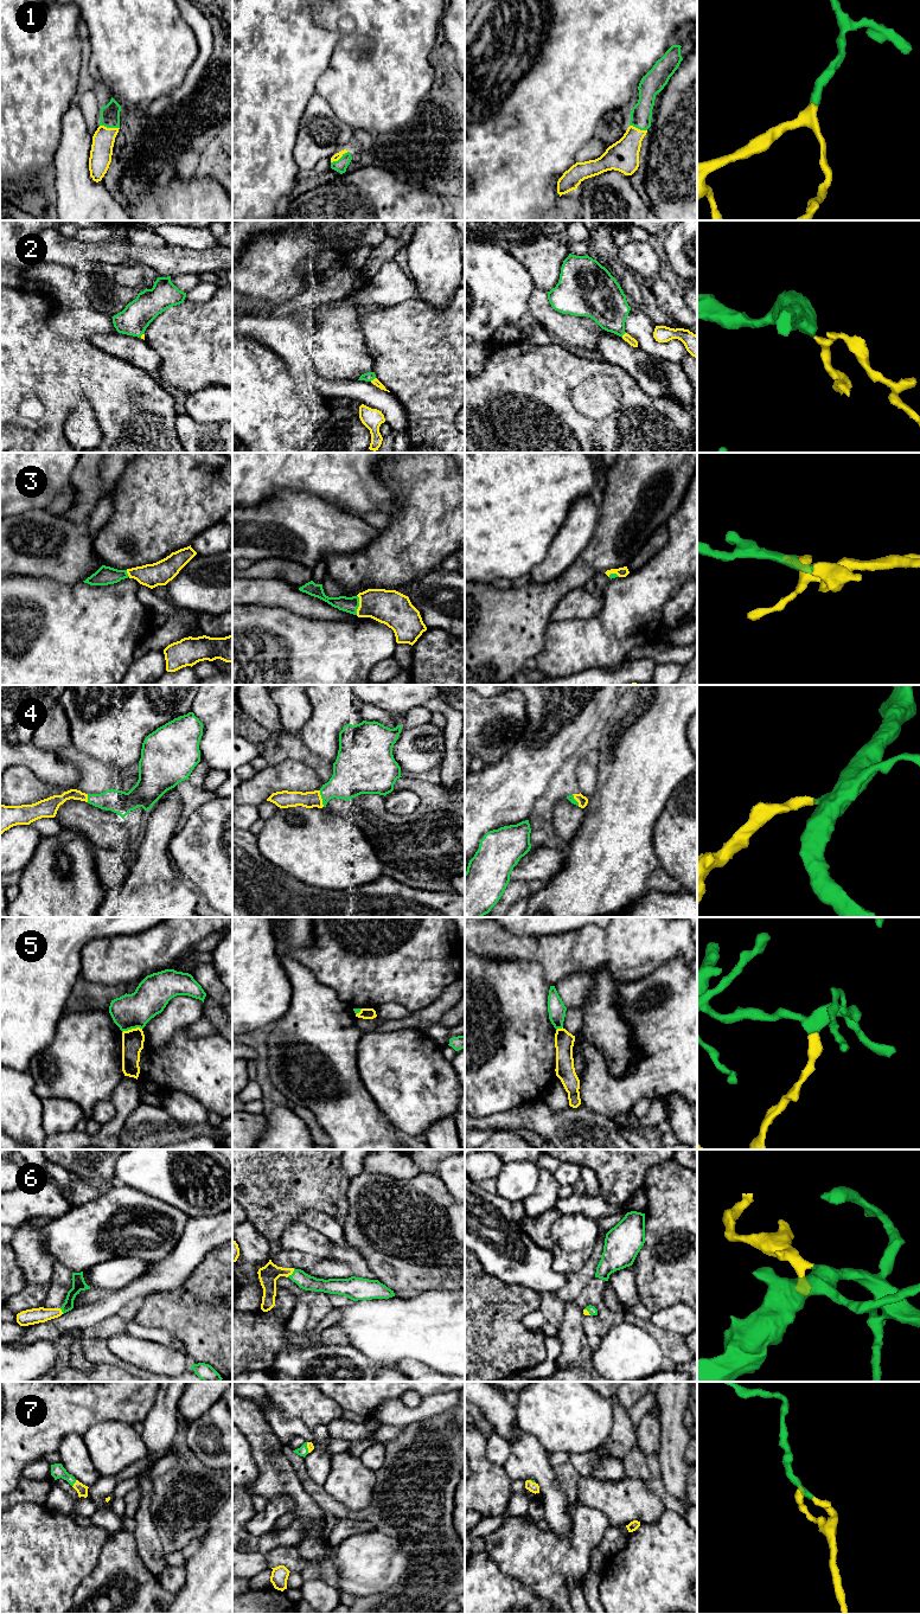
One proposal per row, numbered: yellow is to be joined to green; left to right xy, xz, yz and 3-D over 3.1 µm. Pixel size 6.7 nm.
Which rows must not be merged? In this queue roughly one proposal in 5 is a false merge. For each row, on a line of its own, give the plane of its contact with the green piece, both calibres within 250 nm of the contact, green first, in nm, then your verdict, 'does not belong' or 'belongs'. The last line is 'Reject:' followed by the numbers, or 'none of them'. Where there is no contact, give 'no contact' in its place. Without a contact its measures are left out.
1: xy | 130/150 nm | belongs
2: xz | 60/50 nm | belongs
3: xz | 110/240 nm | belongs
4: xz | 260/120 nm | belongs
5: xy | 240/150 nm | does not belong
6: xz | 110/130 nm | belongs
7: xy | 100/80 nm | belongs
Reject: 5

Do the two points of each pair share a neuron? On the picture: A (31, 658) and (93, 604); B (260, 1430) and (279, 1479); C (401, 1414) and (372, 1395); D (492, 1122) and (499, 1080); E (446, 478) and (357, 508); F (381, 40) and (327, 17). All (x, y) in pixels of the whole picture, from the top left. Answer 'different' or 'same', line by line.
A: same
B: same
C: different
D: different
E: different
F: same

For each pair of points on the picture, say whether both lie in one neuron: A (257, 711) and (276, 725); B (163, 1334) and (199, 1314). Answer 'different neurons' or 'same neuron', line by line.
A: same neuron
B: different neurons

